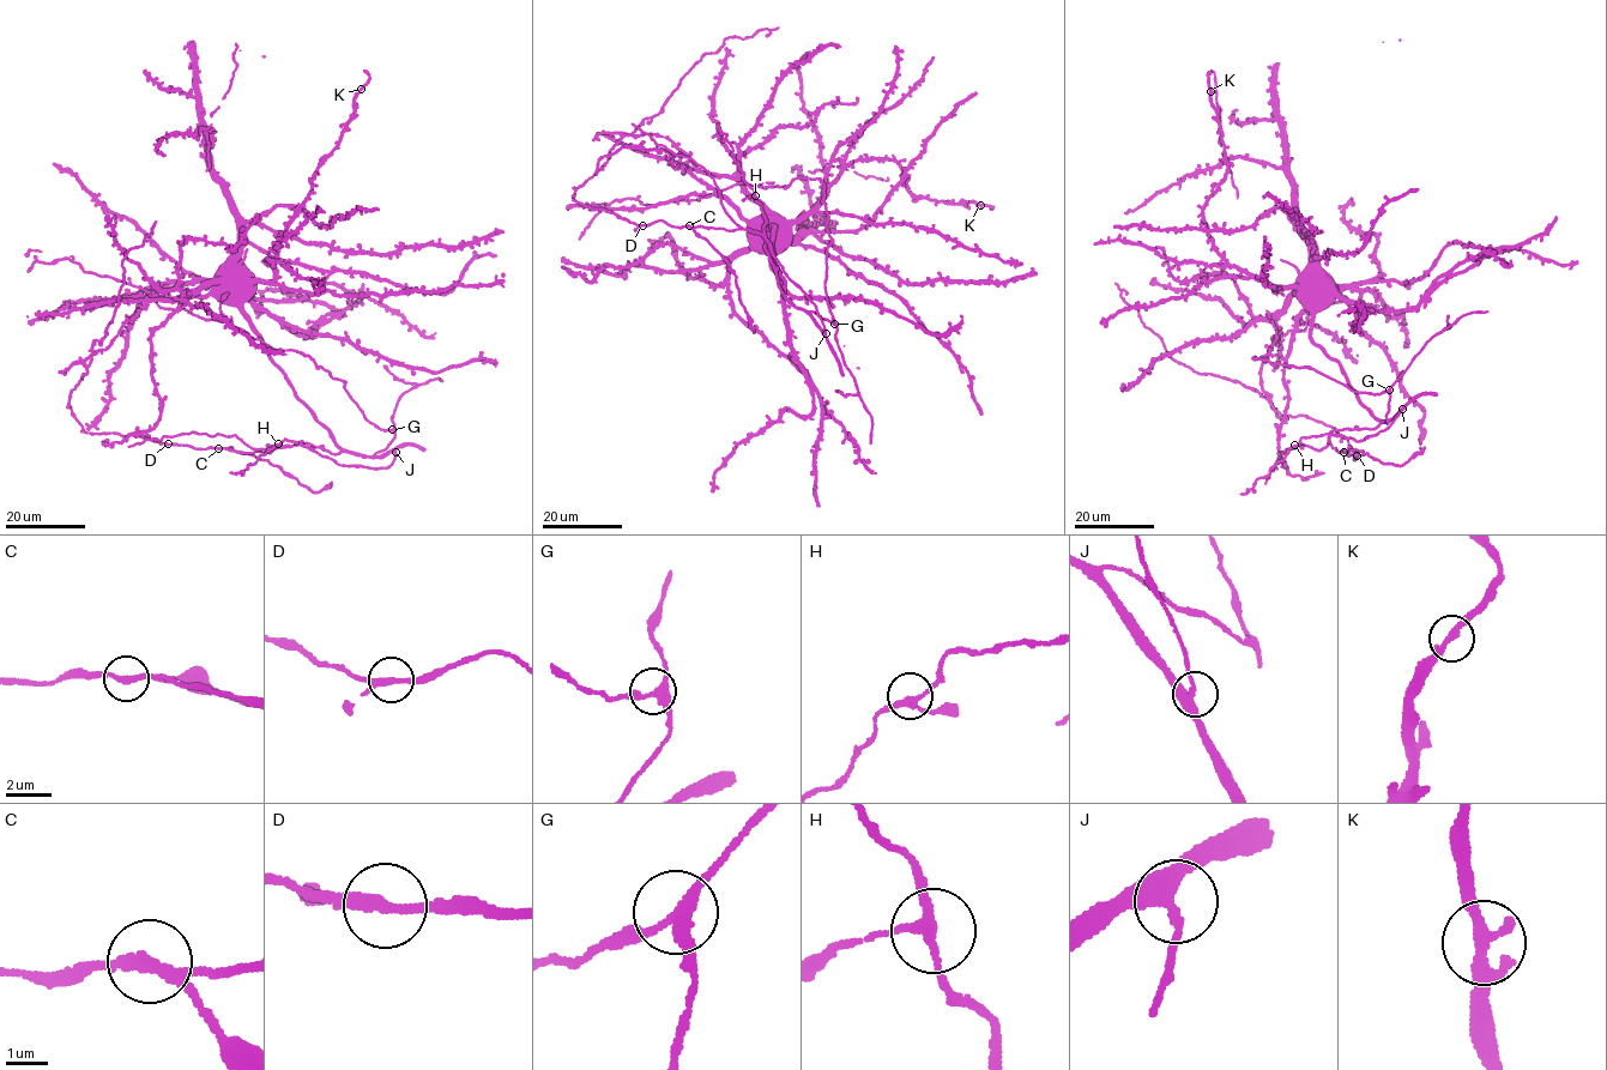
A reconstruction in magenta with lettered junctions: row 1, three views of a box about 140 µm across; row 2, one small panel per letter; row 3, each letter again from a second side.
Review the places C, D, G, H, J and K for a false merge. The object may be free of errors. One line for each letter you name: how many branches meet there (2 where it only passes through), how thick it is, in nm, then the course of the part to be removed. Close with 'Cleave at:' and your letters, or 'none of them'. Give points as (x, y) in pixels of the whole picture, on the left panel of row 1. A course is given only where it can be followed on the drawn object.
C: 3 branches meet; 220 nm thick; foreign part runs (218, 448), (231, 448), (266, 460), (316, 493), (332, 482)
Cleave at: C

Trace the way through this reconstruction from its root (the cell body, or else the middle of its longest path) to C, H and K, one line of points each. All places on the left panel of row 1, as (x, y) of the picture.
C: (236, 268), (242, 263), (247, 270), (242, 310), (251, 330), (340, 451), (301, 441), (271, 452), (218, 448)
H: (236, 268), (242, 263), (247, 270), (242, 310), (251, 330), (340, 451), (301, 441), (278, 443)
K: (236, 268), (242, 263), (252, 279), (273, 279), (282, 234), (307, 197), (315, 170), (337, 145), (361, 89)

